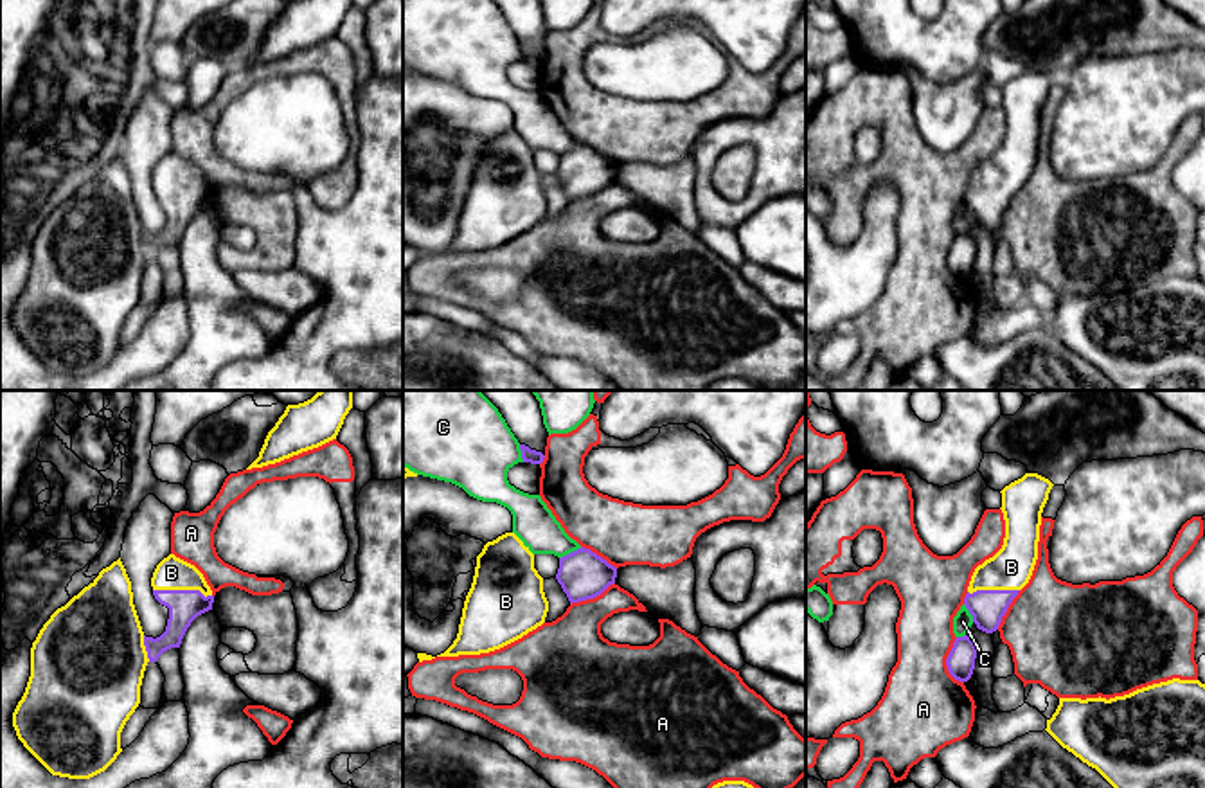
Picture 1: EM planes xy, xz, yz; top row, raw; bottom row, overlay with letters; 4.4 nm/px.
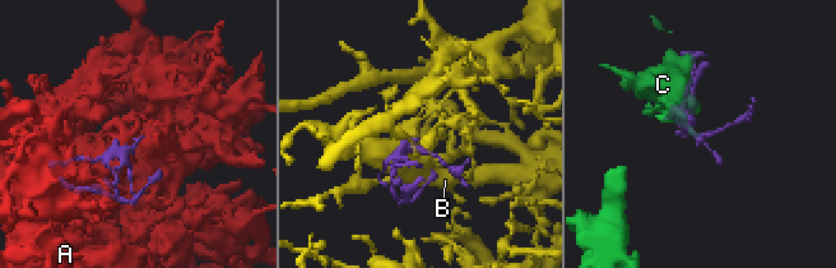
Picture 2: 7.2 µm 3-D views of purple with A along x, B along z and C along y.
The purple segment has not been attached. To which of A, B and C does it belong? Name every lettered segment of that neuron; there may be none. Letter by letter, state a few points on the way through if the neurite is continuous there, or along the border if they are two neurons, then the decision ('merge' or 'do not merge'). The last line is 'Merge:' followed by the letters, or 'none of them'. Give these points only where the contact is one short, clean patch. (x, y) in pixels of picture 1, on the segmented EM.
A: do not merge
B: merge
C: do not merge
Merge: B

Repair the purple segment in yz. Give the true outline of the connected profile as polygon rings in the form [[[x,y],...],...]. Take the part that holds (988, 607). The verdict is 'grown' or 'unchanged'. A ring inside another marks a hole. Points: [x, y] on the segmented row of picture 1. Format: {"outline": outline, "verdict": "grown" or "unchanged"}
{"outline": [[[1025,473],[1000,491],[1005,520],[1004,545],[975,569],[964,597],[973,622],[986,633],[998,630],[1009,604],[1032,576],[1041,513],[1052,486],[1038,473]]], "verdict": "grown"}

